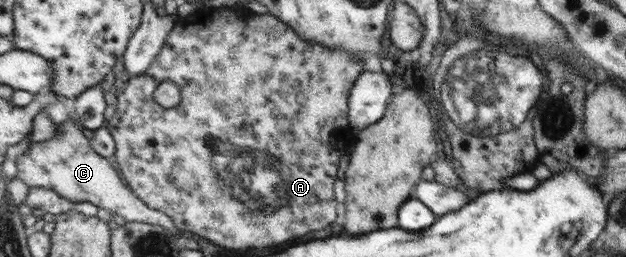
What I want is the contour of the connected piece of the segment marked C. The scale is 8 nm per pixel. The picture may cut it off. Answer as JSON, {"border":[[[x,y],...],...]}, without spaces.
{"border":[[[73,119],[65,123],[55,139],[32,144],[25,155],[17,159],[17,167],[17,176],[31,188],[55,190],[73,203],[94,203],[104,214],[107,211],[115,211],[129,222],[161,225],[171,229],[177,236],[181,236],[183,232],[171,216],[147,205],[133,191],[114,159],[105,157],[97,149],[93,149],[91,140],[85,137],[83,128]]]}

